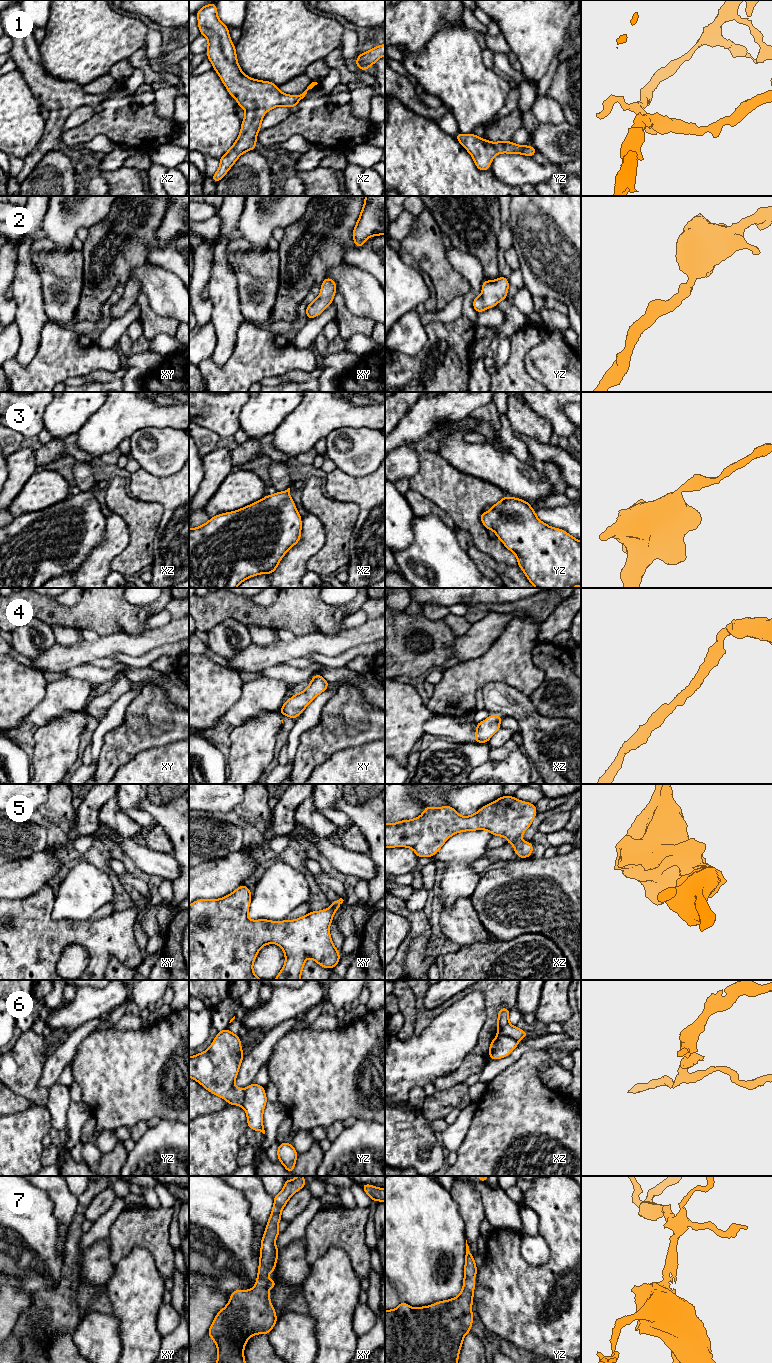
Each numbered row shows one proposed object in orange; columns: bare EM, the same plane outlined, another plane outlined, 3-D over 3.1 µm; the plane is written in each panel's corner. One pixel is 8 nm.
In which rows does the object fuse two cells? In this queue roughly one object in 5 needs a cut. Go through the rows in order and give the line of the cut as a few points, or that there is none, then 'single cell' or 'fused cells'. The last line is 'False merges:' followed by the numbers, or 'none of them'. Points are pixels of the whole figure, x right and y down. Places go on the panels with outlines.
1: no cut | single cell
2: no cut | single cell
3: no cut | single cell
4: no cut | single cell
5: no cut | single cell
6: xz (498, 1033), (509, 1036), (517, 1042) | fused cells
7: no cut | single cell
False merges: 6

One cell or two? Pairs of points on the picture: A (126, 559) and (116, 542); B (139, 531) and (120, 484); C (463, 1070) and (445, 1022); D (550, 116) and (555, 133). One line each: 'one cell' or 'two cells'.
A: two cells
B: one cell
C: two cells
D: two cells

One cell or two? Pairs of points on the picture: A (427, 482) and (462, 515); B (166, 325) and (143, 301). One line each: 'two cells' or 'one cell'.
A: one cell
B: one cell

